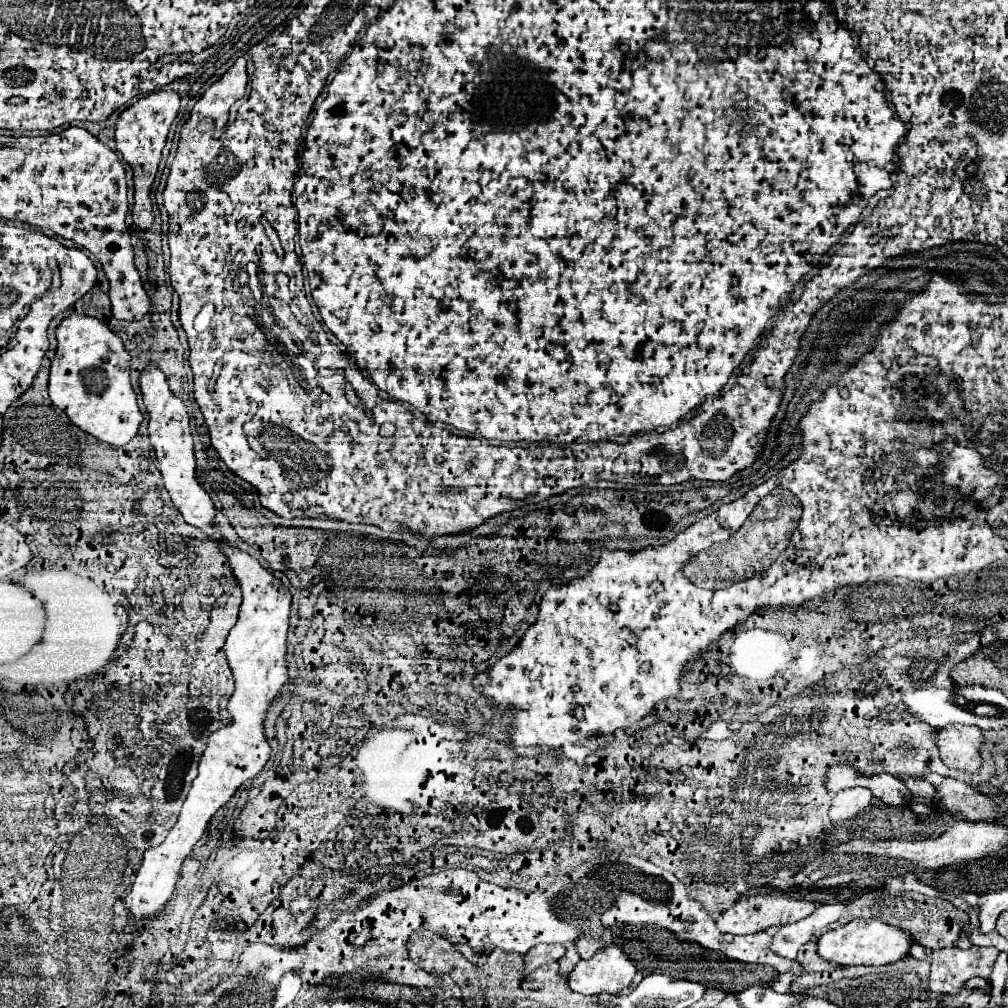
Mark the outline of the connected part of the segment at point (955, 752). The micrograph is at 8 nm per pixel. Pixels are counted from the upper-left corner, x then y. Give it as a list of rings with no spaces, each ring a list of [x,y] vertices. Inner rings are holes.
[[[954,725],[952,729],[942,729],[938,731],[938,749],[940,757],[946,767],[950,769],[960,769],[968,773],[978,773],[982,767],[982,747],[984,747],[984,735],[976,727],[964,727],[964,725]]]

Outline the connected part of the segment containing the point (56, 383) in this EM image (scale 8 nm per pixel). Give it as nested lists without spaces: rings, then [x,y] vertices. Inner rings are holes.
[[[68,315],[56,327],[58,349],[50,367],[50,399],[68,419],[84,433],[96,439],[122,447],[142,423],[142,413],[136,405],[136,393],[130,385],[130,355],[122,339],[104,323],[88,315]]]

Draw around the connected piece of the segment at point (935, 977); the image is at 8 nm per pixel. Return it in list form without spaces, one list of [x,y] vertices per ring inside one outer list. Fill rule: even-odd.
[[[976,945],[970,949],[950,947],[934,951],[928,989],[932,993],[954,995],[972,977],[988,979],[996,955],[998,949]]]

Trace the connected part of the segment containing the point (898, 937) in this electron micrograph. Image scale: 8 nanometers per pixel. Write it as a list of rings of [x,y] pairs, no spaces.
[[[854,919],[838,929],[832,929],[828,933],[824,933],[818,939],[818,955],[830,963],[836,965],[886,965],[886,963],[894,963],[902,957],[906,957],[910,953],[910,947],[914,945],[914,937],[912,933],[882,923],[882,921],[864,921],[864,919]]]

